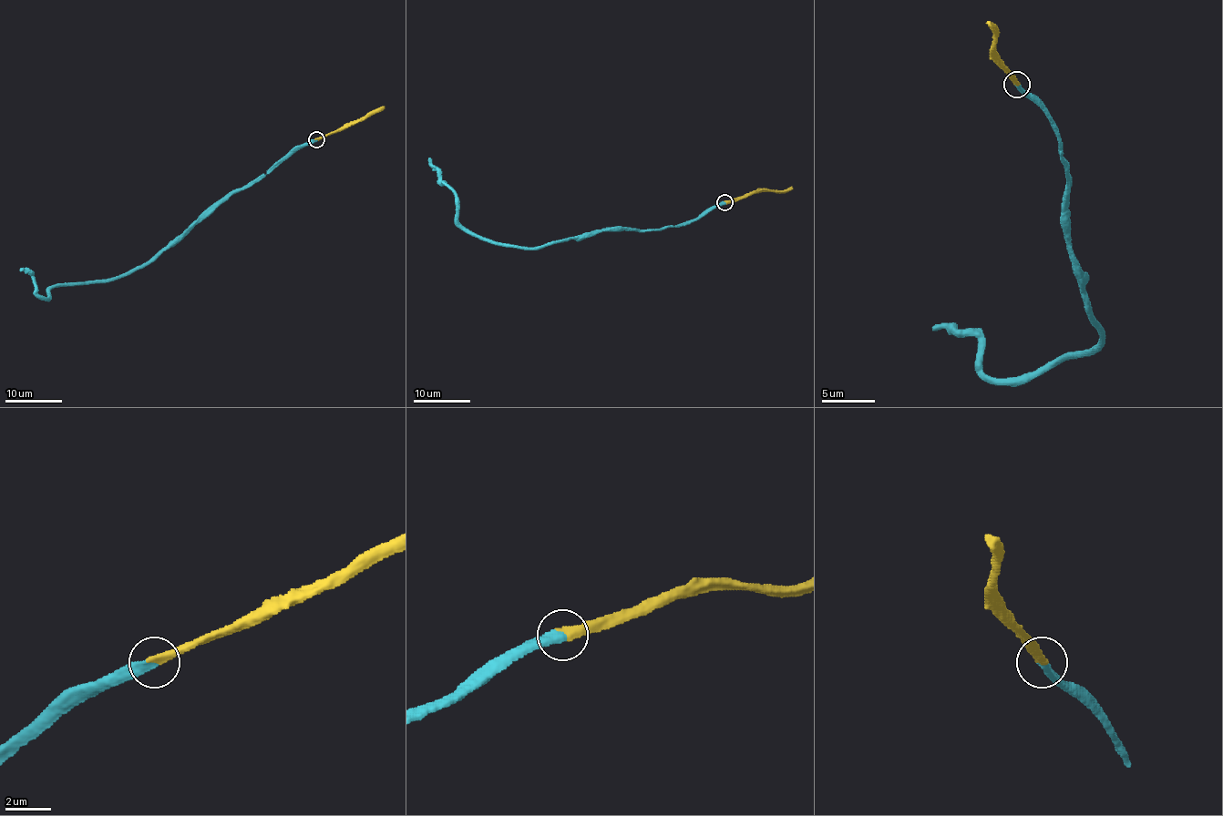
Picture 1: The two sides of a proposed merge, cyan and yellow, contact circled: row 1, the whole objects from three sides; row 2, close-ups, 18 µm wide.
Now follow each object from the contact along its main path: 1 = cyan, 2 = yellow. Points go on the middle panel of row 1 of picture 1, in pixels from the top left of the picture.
1: (725, 202), (680, 225), (595, 229), (524, 248), (478, 239), (458, 222), (456, 198), (429, 158)
2: (725, 202), (756, 190), (785, 190), (792, 187)

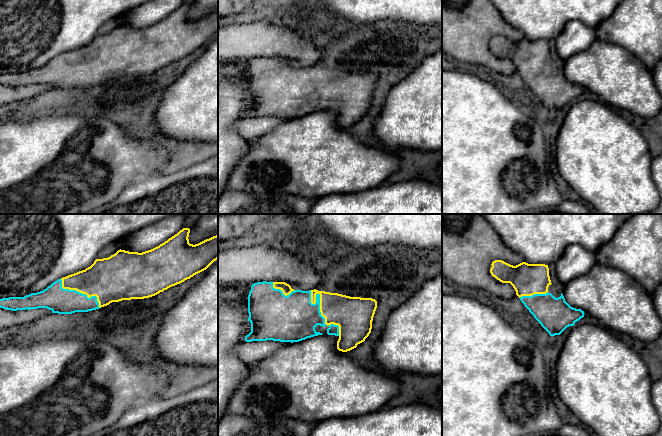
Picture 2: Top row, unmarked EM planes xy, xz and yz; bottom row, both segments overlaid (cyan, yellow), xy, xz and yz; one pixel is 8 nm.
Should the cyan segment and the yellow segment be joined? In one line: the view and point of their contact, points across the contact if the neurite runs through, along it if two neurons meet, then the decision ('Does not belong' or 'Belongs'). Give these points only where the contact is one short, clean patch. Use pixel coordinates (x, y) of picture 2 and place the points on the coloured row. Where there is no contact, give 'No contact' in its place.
Touches cyan at xz (319, 297). Belongs

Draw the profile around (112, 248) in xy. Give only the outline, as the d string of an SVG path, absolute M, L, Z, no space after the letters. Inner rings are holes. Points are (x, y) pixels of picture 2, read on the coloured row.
M119 240L117 242L107 245L100 251L98 259L108 258L111 255L115 254L118 250L122 249L122 247L123 247L123 240Z

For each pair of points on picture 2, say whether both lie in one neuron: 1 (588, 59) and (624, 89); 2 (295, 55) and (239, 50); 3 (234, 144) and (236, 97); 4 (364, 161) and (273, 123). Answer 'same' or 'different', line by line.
1: same
2: same
3: same
4: different

